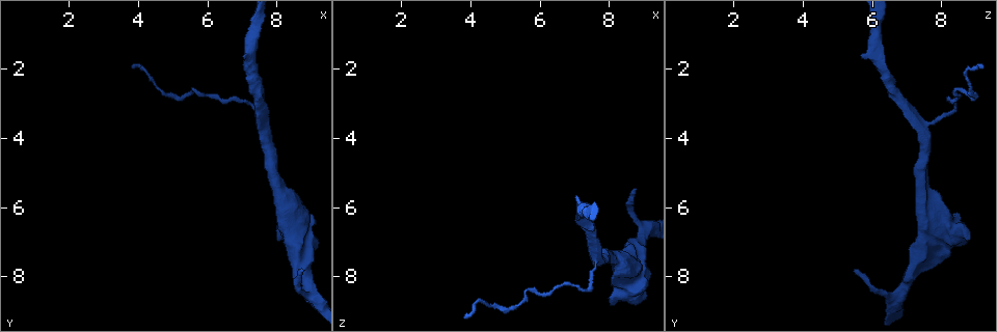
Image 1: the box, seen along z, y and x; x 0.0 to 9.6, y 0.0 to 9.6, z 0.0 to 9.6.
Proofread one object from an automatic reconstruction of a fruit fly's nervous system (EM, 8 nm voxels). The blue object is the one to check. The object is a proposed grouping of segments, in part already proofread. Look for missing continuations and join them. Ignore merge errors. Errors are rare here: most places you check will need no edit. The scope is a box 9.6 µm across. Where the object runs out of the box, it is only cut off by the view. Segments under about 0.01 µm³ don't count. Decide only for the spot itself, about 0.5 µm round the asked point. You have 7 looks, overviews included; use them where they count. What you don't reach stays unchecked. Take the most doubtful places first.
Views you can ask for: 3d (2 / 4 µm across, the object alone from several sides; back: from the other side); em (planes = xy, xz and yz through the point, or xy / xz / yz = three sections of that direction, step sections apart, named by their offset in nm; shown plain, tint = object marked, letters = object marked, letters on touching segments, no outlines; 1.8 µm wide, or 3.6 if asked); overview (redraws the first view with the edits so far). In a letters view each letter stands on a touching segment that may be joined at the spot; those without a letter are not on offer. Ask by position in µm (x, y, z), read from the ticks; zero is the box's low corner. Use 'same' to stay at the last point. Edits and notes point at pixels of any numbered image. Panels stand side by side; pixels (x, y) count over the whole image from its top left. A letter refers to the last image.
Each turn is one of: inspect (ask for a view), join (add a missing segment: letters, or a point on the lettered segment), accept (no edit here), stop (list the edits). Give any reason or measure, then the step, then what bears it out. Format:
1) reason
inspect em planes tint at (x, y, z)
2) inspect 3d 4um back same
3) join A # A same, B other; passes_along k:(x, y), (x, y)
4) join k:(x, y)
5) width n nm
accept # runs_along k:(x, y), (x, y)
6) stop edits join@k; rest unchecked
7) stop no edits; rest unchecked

thin end
inspect 3d 2um back at (8.75, 7.80, 5.45)

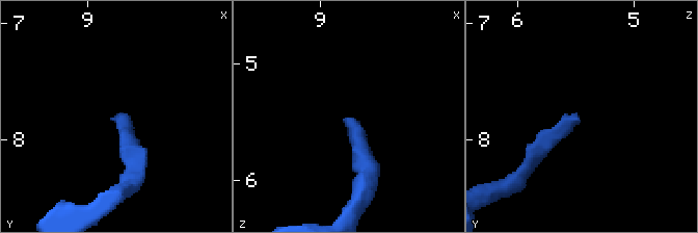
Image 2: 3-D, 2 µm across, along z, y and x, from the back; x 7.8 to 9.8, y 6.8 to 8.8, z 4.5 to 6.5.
inspect em 3.6um planes plain at (8.78, 7.82, 5.48)

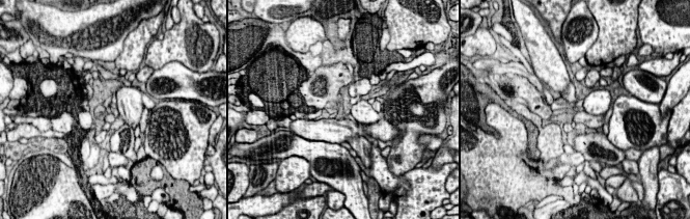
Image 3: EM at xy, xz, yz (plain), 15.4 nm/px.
inspect em 3.6um planes letters same

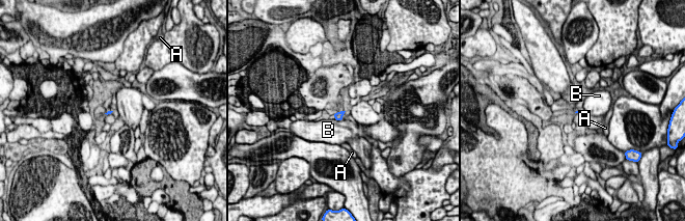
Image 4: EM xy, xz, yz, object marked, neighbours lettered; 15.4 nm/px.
longest_contact B 180 nm
accept # A other, B other; border 4:(332, 116), (337, 120), (343, 119); none of them fits

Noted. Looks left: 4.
thick end
inspect 3d 2um at (8.00, 6.85, 8.85)

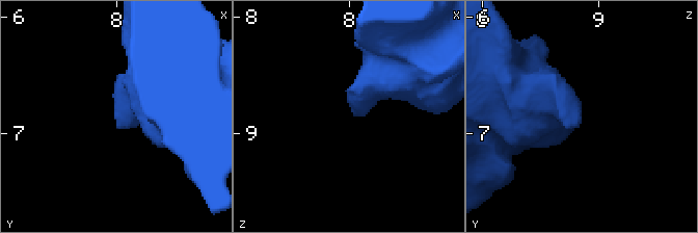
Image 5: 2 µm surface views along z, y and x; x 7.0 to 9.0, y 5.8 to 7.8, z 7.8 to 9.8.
inspect em planes letters at (8.02, 6.90, 8.84)

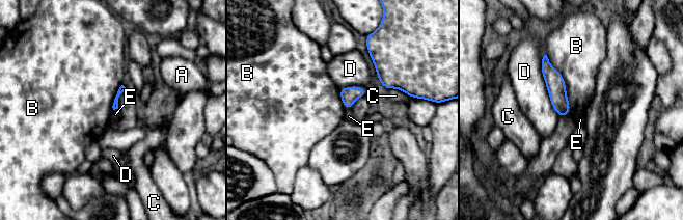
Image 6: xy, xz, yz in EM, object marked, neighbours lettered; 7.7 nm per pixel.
accept # A other, B other, C other, D other, E other; border 6:(546, 54), (563, 77), (568, 115); no lettered segment goes on from it

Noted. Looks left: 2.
stop no edits; rest unchecked

